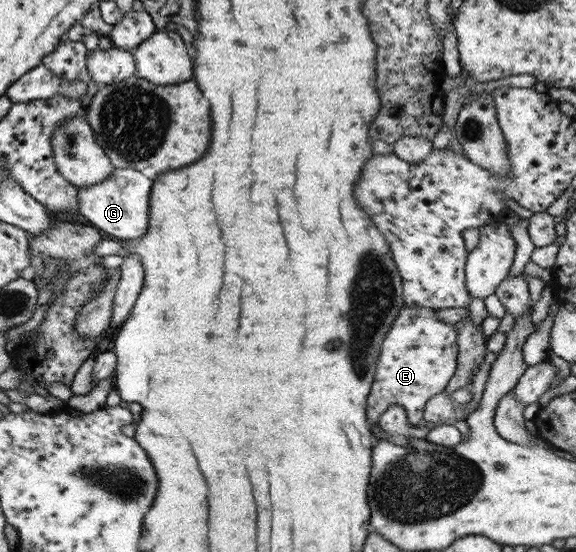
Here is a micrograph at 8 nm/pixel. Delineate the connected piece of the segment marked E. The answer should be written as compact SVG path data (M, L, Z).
M406 305L398 312L380 342L380 353L376 357L373 382L366 395L366 420L371 425L392 404L402 406L409 425L416 425L423 415L427 400L436 393L443 392L450 378L455 374L457 364L457 333L454 326L437 319L437 312L430 308L410 308Z

